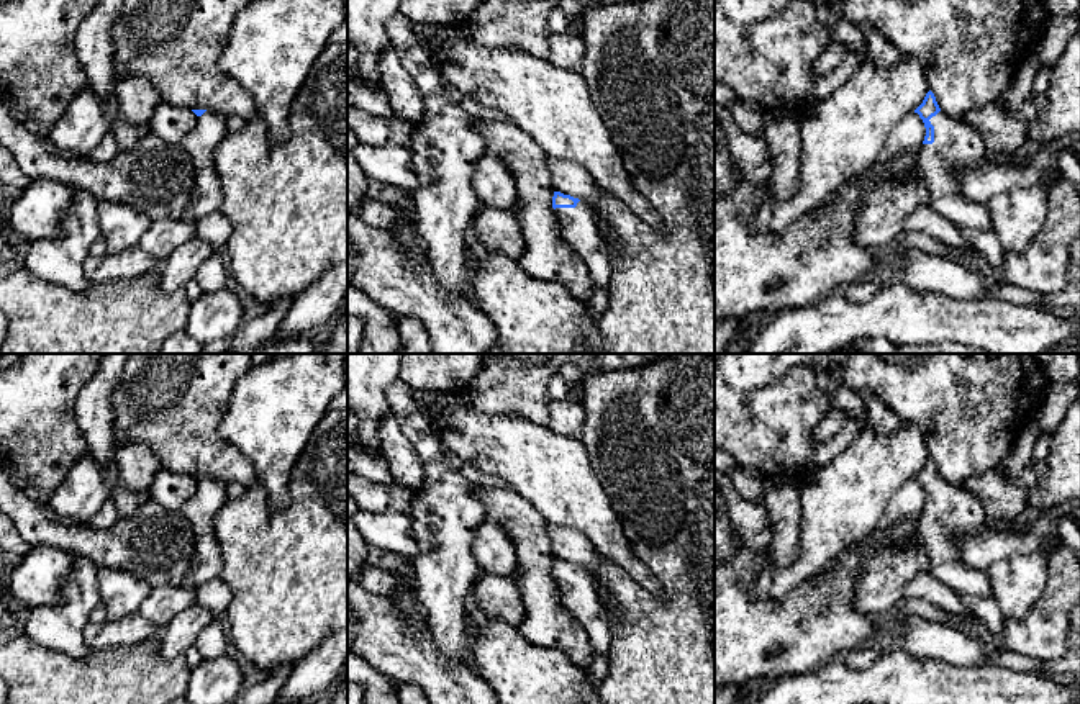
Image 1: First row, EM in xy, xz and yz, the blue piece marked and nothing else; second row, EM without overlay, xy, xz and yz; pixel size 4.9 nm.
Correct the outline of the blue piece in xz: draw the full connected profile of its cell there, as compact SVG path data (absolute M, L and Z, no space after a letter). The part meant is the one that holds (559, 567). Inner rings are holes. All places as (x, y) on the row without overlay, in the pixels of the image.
M554 558L552 575L565 607L585 627L592 652L606 657L611 629L593 575L560 558Z

